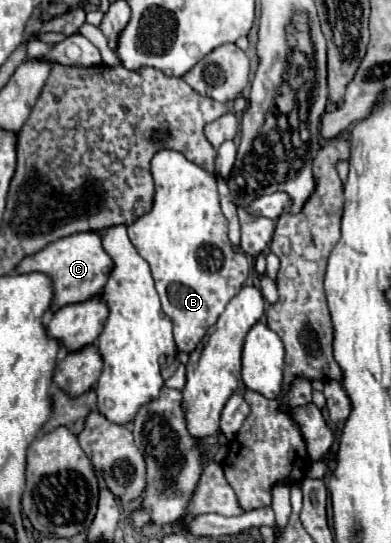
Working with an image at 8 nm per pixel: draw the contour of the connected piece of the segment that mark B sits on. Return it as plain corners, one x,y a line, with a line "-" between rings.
174,149
156,151
150,163
150,171
156,185
154,205
146,215
142,215
136,223
128,227
128,237
136,251
150,263
152,277
156,281
156,291
162,301
162,311
170,317
174,325
174,339
178,351
190,353
202,341
206,331
216,323
226,303
244,287
250,267
246,257
236,253
230,245
228,219
220,209
216,177
210,171
188,161
184,153

